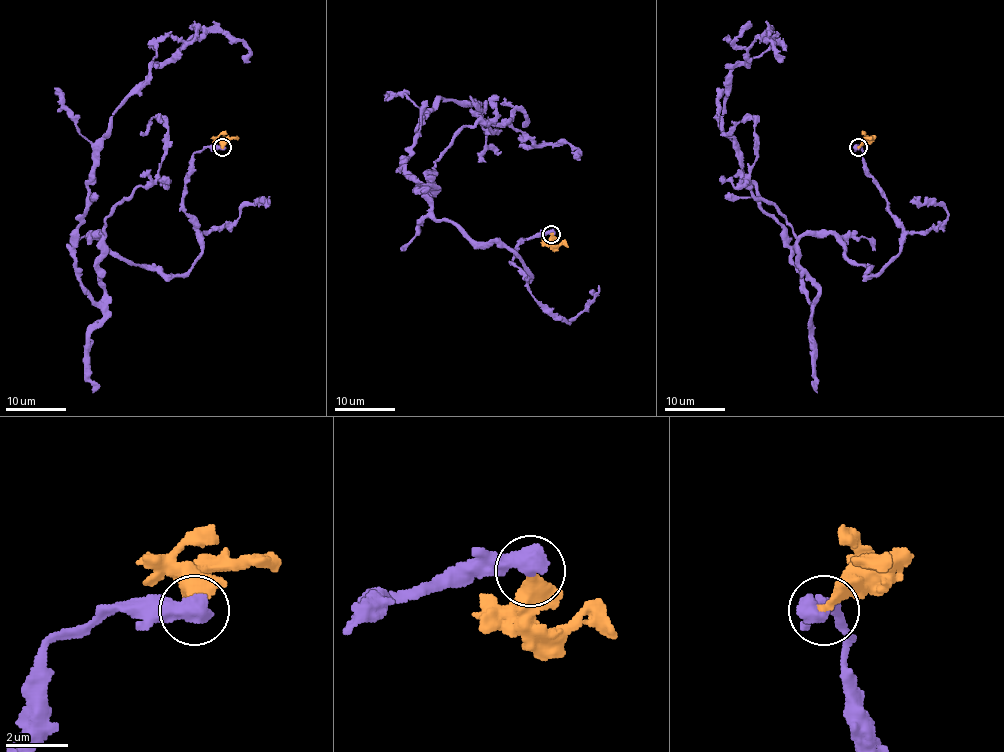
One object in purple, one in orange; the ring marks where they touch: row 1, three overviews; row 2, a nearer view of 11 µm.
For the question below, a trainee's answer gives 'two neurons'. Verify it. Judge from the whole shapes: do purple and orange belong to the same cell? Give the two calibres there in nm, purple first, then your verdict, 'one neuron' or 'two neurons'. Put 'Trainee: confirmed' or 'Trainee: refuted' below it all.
600 nm thick on the purple side, 440 nm on the other; one neuron
Trainee: refuted

